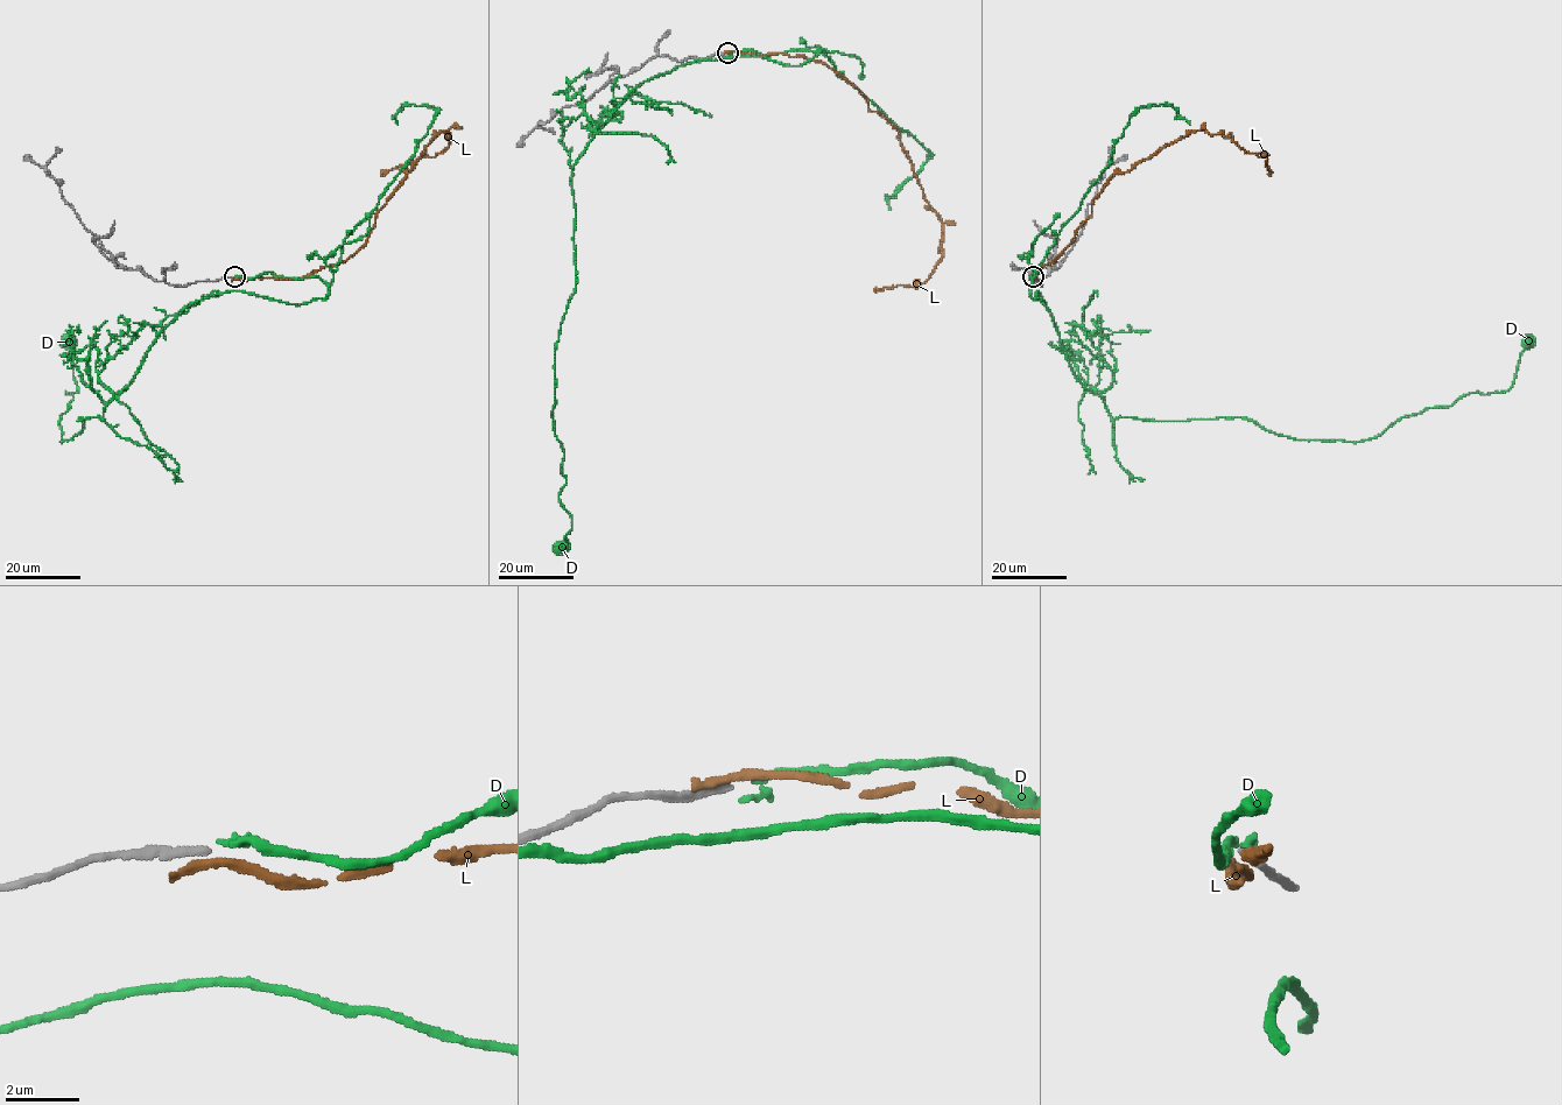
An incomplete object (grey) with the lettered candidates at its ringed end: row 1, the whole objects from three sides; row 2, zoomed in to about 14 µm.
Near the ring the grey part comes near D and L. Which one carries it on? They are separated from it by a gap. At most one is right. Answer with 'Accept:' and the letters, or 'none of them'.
Accept: D

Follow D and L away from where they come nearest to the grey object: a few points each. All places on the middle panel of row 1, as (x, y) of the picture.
D: (730, 53), (821, 49), (641, 83), (572, 169), (560, 544)
L: (727, 51), (823, 62), (899, 133), (923, 196), (942, 224), (942, 258), (914, 286), (873, 289)

